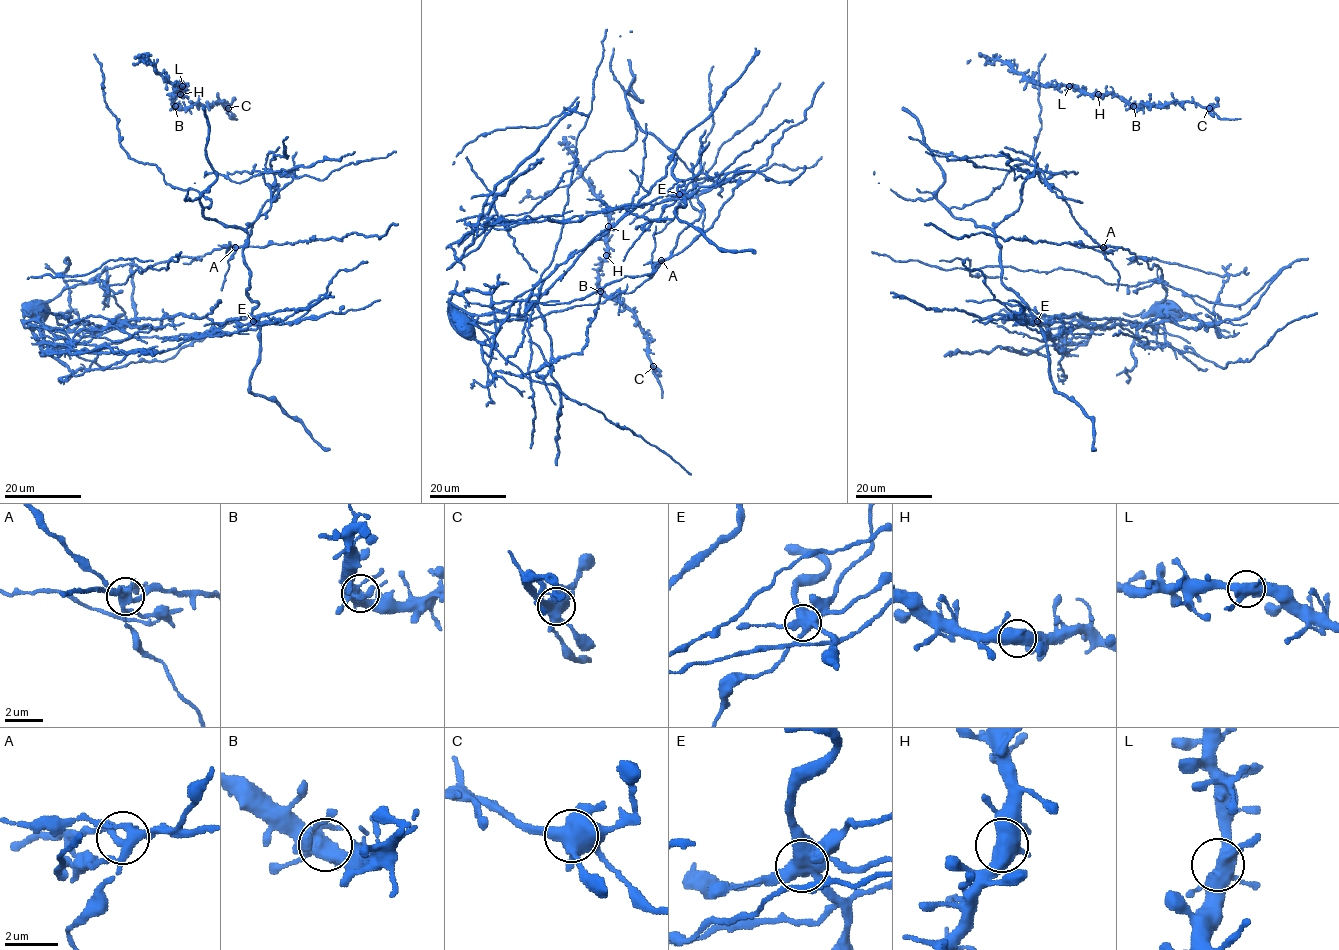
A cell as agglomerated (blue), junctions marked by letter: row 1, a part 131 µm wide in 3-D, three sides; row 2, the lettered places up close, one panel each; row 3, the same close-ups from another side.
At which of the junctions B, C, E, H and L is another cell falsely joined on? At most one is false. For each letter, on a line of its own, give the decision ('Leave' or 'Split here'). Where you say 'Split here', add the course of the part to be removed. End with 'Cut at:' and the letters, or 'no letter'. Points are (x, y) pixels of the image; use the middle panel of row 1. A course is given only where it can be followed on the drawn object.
B: Leave
C: Leave
E: Split here. Course of the part to remove: (679, 195), (699, 186), (641, 200), (540, 297), (541, 379), (516, 319), (647, 279), (780, 83)
H: Leave
L: Leave
Cut at: E

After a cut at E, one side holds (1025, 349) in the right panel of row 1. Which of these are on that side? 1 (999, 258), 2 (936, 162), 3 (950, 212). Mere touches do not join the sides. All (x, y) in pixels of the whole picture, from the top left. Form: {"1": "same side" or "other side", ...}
{"1": "other side", "2": "other side", "3": "other side"}

